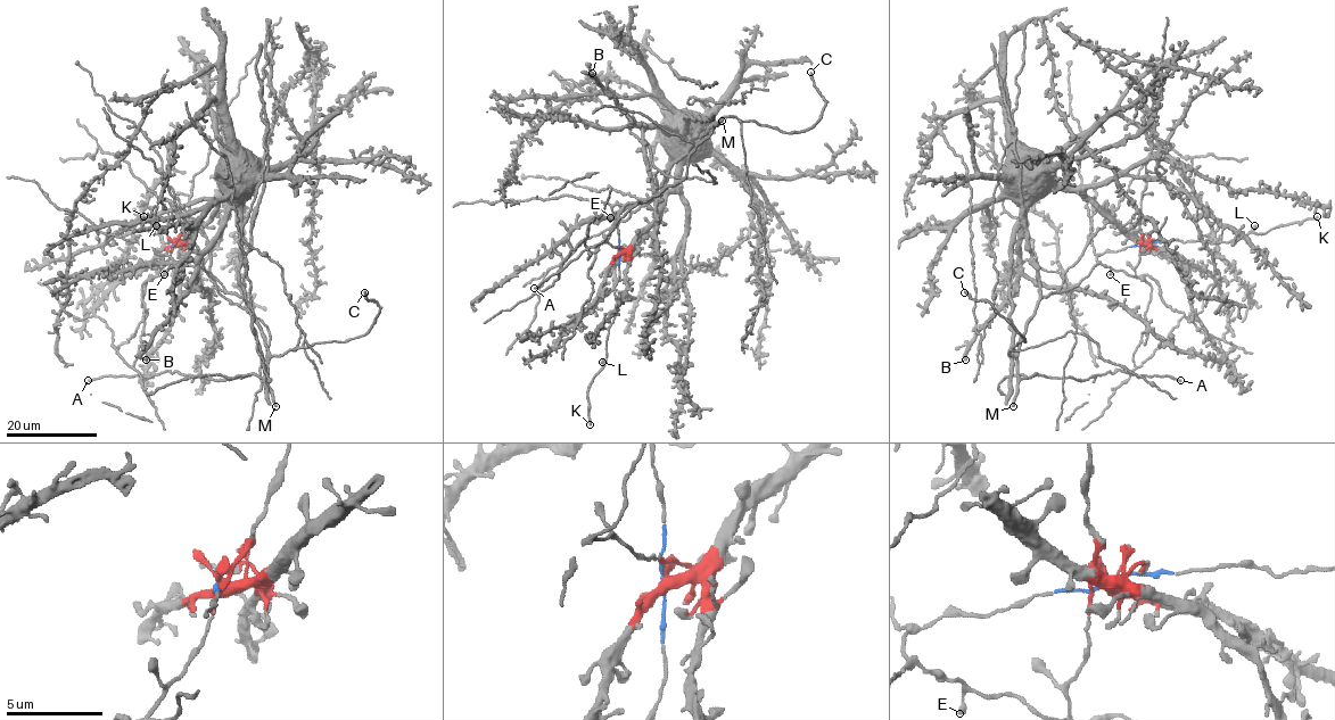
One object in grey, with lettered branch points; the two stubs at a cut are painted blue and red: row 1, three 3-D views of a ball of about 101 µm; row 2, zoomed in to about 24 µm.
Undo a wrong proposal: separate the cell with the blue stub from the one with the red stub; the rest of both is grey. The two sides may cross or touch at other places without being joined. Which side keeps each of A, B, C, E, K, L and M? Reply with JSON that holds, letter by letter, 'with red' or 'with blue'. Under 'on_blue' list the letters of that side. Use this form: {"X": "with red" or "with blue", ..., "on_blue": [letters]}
{"A": "with blue", "B": "with red", "C": "with blue", "E": "with blue", "K": "with blue", "L": "with blue", "M": "with blue", "on_blue": ["A", "C", "E", "K", "L", "M"]}

